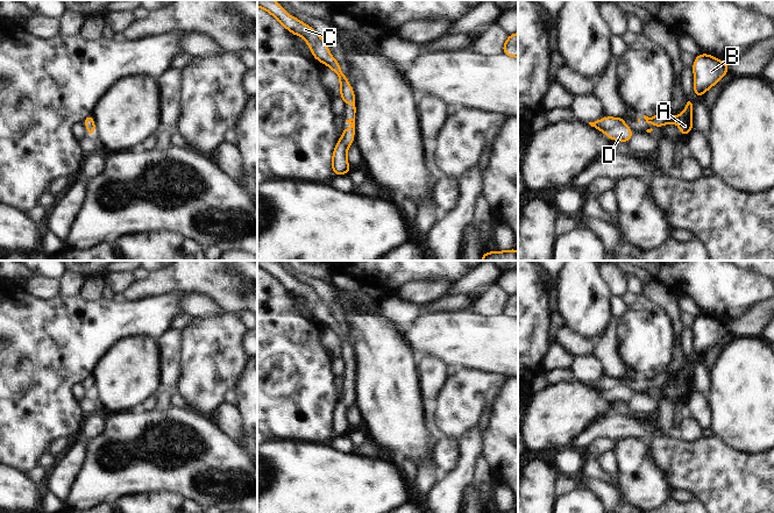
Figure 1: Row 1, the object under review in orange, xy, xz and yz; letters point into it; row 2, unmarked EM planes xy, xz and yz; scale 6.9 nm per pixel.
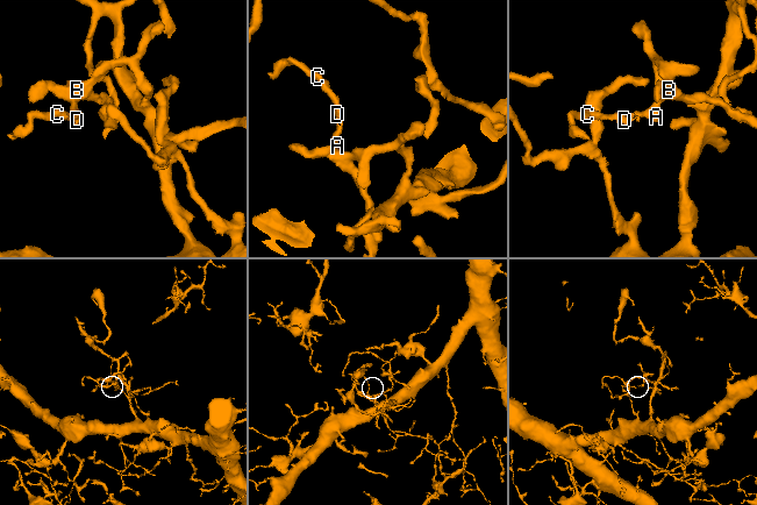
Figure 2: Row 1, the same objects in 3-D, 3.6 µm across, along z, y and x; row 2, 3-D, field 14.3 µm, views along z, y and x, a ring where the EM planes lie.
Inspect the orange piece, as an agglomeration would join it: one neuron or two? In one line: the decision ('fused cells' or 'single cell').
single cell

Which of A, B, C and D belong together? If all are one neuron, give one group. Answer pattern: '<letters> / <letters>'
A B C D

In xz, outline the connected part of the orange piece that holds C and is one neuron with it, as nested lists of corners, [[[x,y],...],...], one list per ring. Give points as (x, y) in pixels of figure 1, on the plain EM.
[[[257,261],[257,268],[267,271],[275,277],[282,286],[290,291],[292,295],[303,297],[312,312],[312,315],[320,323],[326,325],[333,330],[340,341],[340,356],[343,359],[345,368],[350,364],[354,370],[354,378],[346,380],[352,385],[352,390],[342,389],[342,397],[335,405],[332,418],[332,430],[335,436],[347,435],[352,428],[347,422],[347,411],[350,405],[354,405],[355,396],[355,355],[353,348],[348,344],[348,337],[345,336],[340,329],[340,323],[329,314],[326,301],[319,297],[314,290],[306,284],[299,282],[294,277],[289,276],[279,265],[274,261]]]

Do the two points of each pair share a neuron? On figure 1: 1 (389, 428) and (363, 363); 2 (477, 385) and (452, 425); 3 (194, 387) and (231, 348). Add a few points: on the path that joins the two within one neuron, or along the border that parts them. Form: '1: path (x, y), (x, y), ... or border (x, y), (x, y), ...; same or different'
1: path (389, 412), (386, 386), (380, 379); same
2: path (468, 394), (452, 415); same
3: path (204, 378), (206, 372), (221, 357); same

